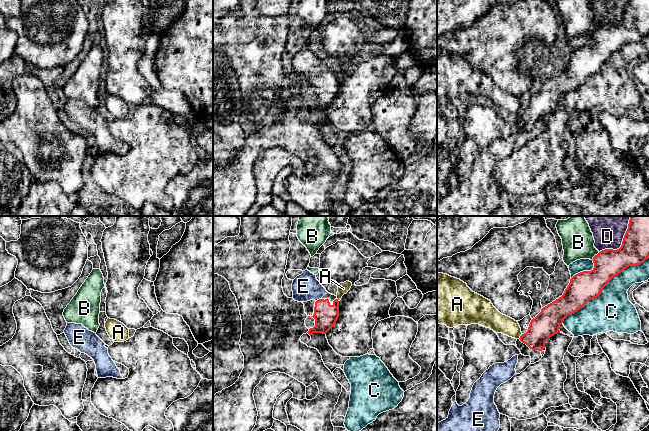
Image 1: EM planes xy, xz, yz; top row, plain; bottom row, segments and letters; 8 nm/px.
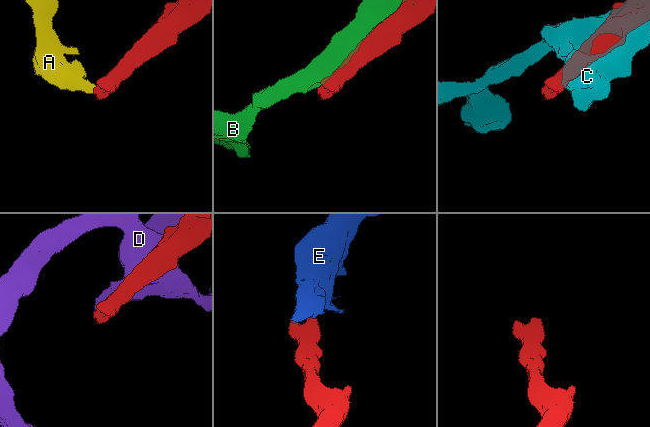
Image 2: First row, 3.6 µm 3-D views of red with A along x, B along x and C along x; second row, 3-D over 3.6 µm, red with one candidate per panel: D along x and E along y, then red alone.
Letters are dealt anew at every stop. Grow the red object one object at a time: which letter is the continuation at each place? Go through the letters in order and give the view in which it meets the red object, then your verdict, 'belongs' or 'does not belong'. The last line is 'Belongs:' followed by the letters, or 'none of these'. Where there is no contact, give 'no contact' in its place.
A: yz | does not belong
B: yz | does not belong
C: yz | does not belong
D: yz | does not belong
E: xz | belongs
Belongs: E

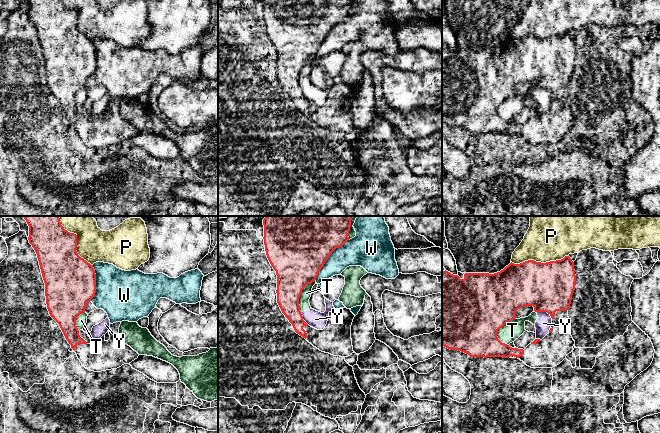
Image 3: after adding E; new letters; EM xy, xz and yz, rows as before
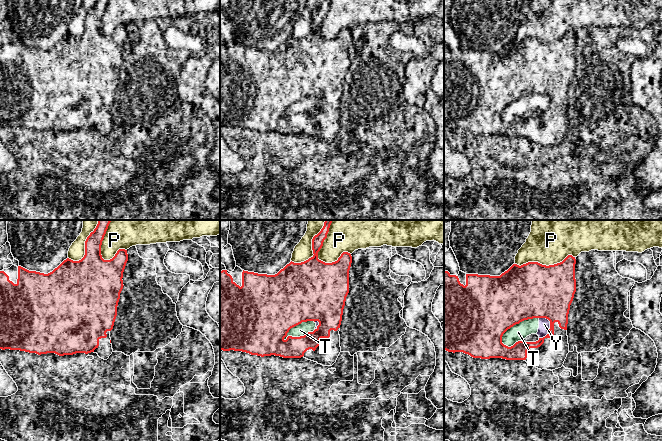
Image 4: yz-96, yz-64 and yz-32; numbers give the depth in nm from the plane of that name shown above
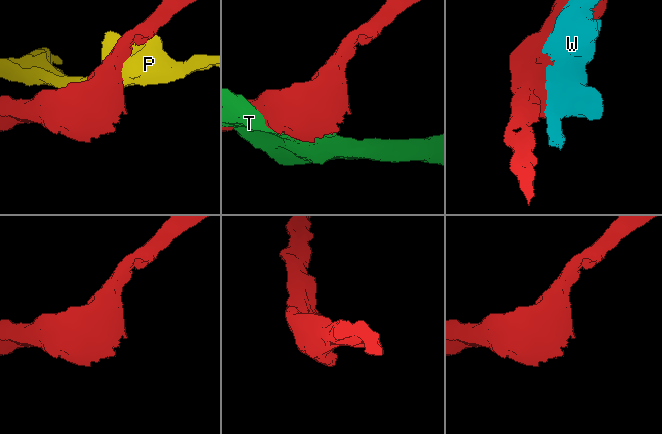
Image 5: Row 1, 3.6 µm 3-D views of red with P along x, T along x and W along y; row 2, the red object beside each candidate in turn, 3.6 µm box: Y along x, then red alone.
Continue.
P: yz | does not belong
T: xz | does not belong
W: xz | does not belong
Y: yz | does not belong
Belongs: none of these

